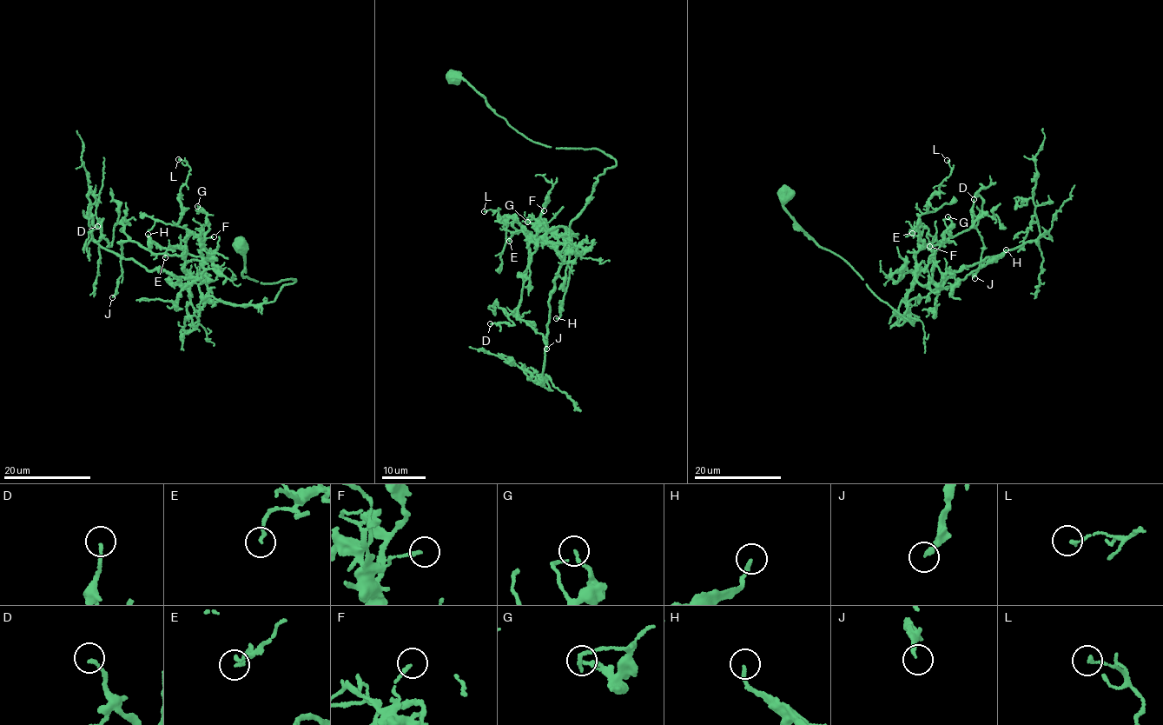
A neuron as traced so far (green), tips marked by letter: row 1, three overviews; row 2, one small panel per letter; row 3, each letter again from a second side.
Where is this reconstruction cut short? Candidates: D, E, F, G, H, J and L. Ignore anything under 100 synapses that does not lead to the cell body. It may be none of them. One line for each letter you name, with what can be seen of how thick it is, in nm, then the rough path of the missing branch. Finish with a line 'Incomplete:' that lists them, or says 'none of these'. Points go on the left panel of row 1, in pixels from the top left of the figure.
Incomplete: none of these

